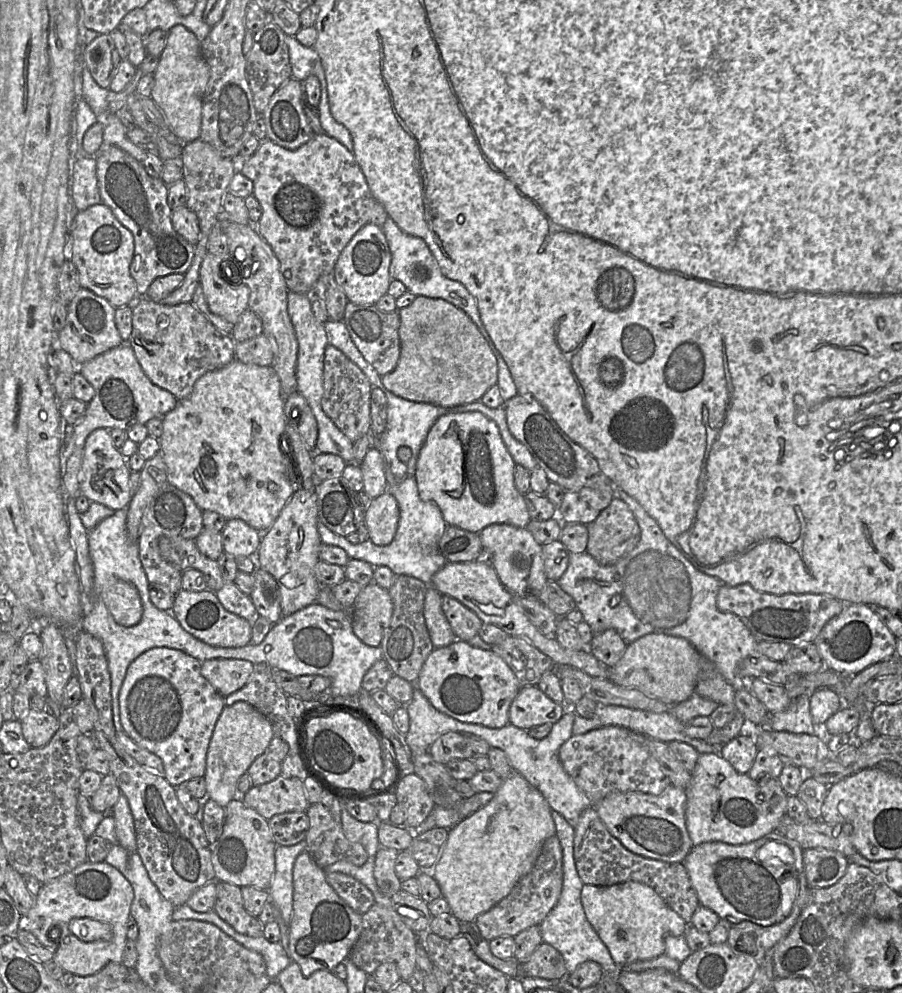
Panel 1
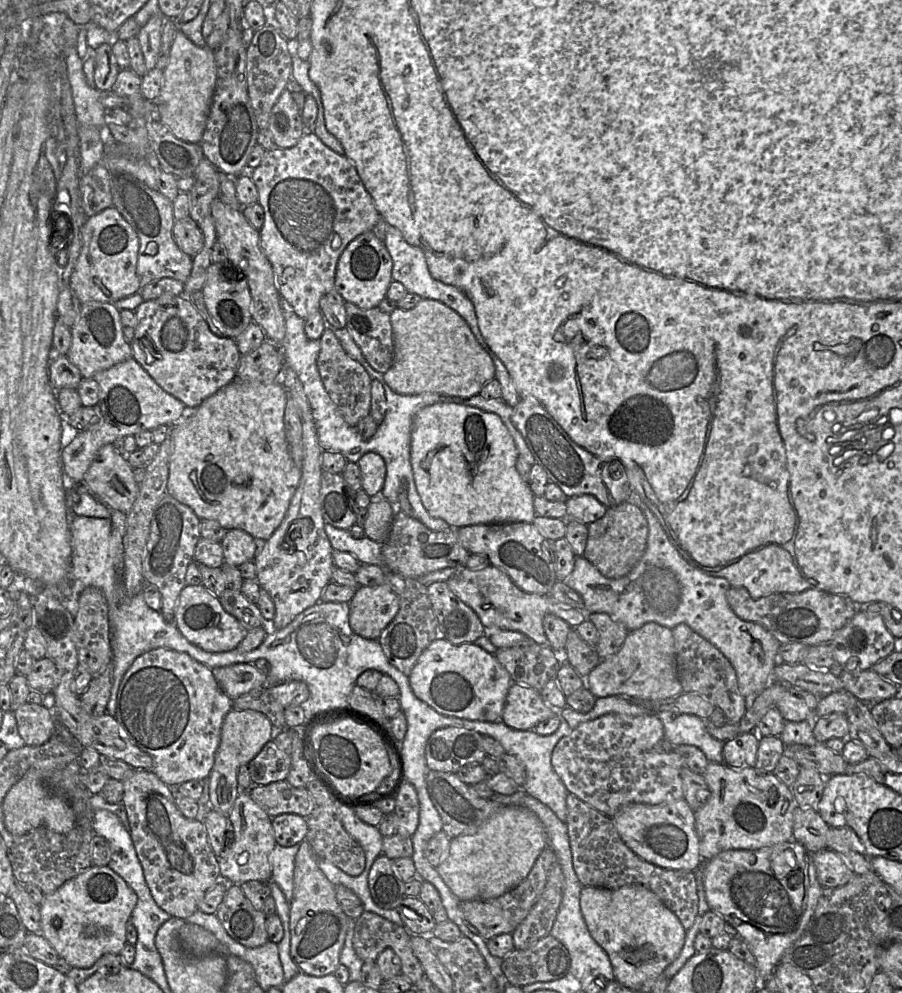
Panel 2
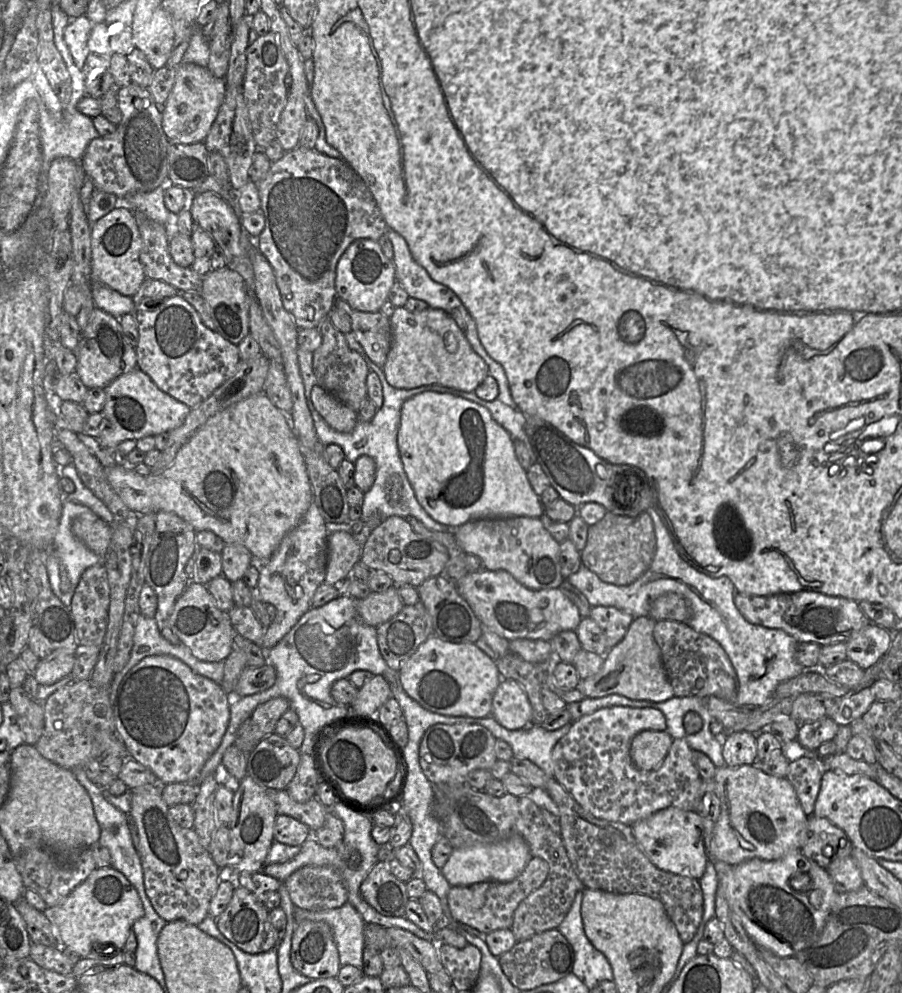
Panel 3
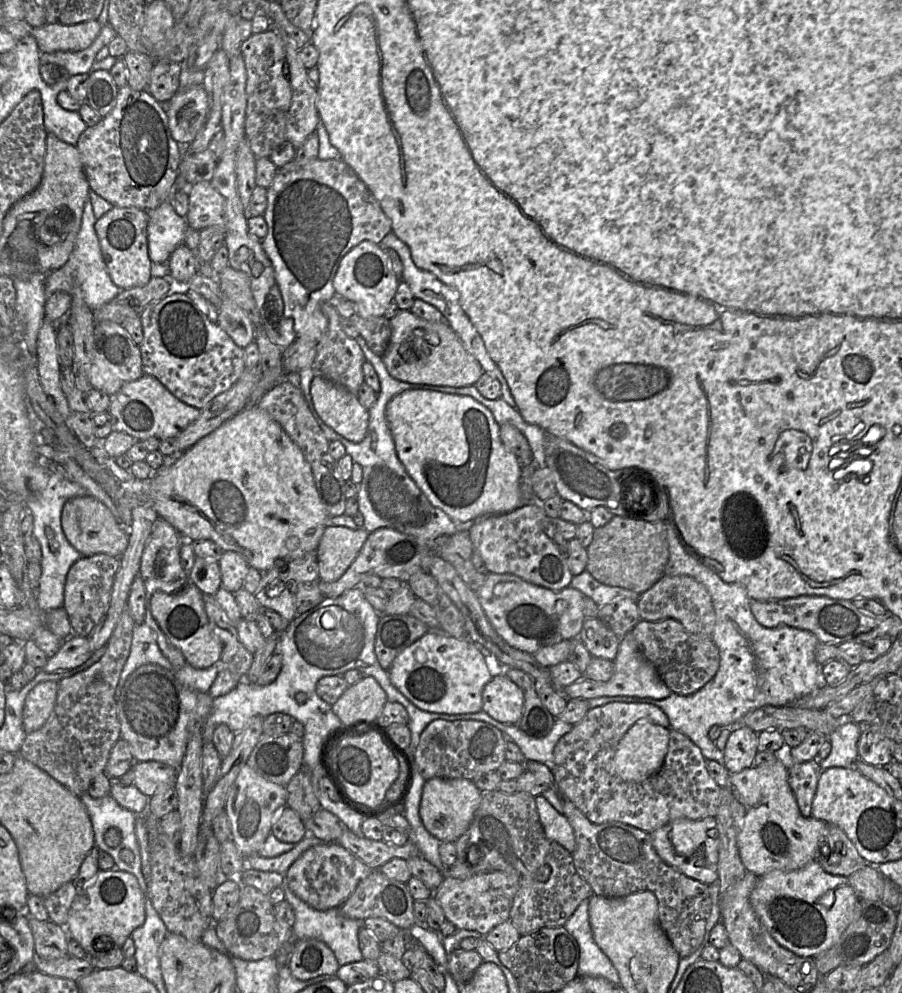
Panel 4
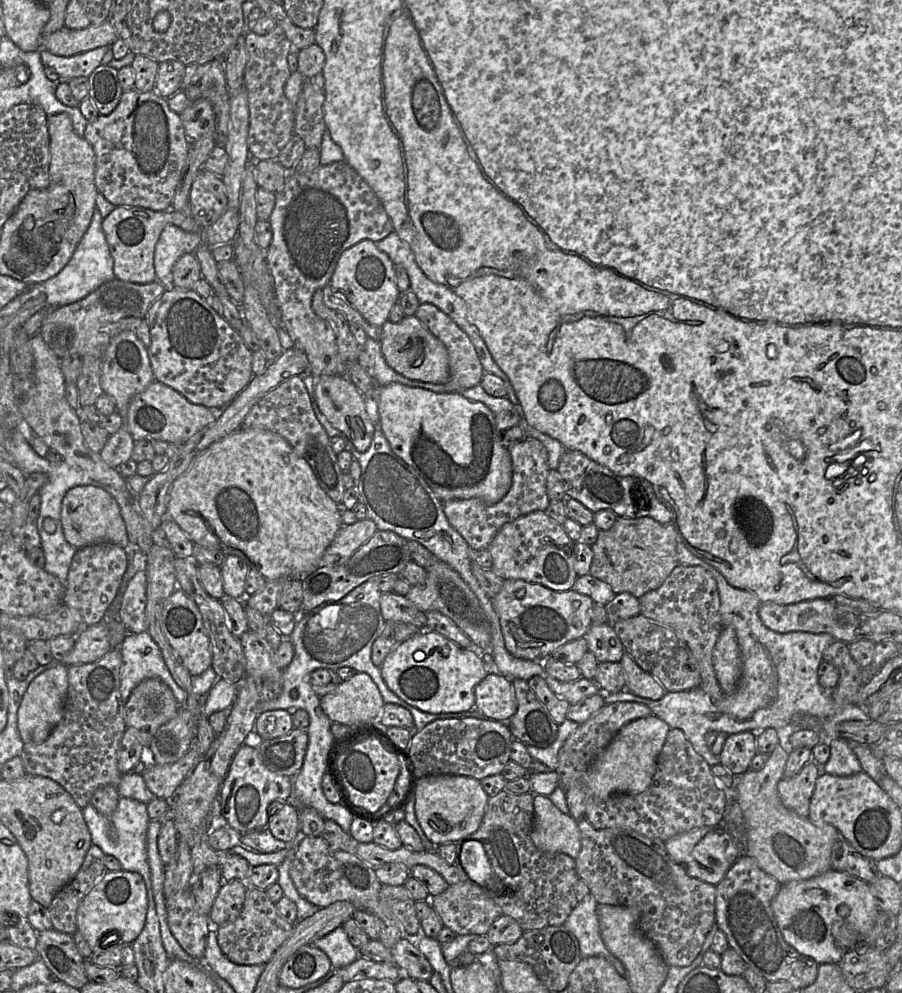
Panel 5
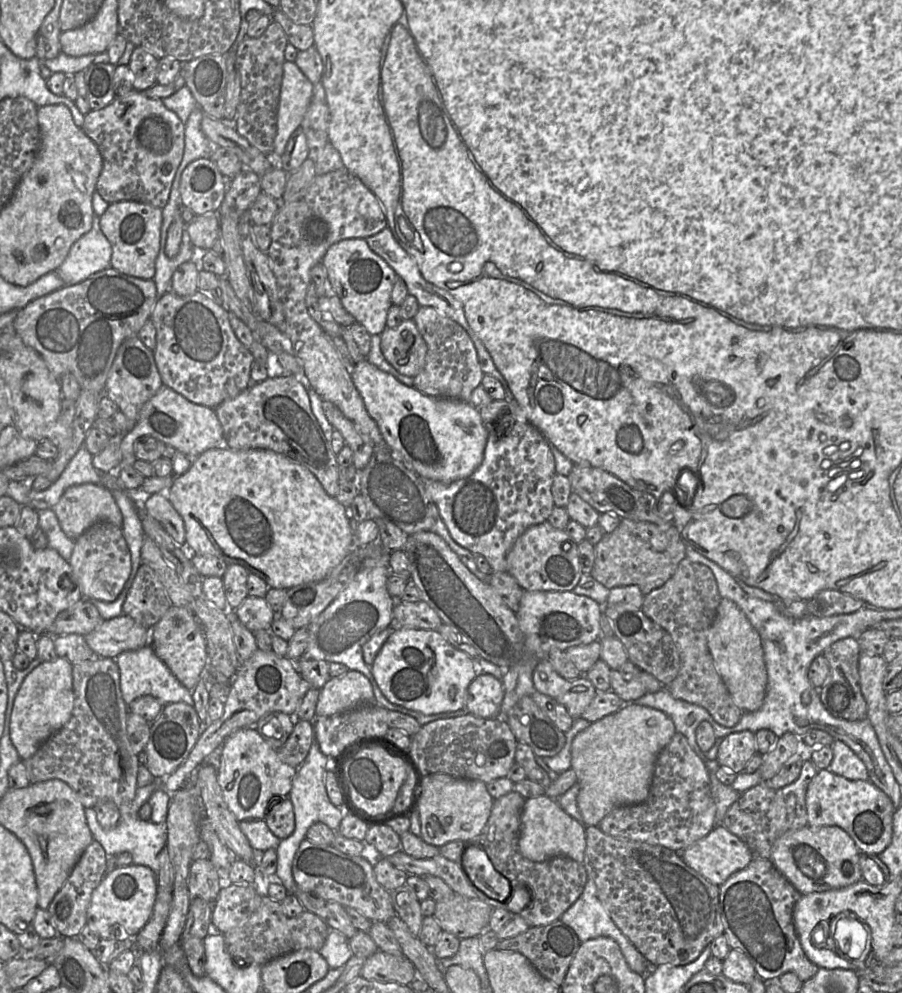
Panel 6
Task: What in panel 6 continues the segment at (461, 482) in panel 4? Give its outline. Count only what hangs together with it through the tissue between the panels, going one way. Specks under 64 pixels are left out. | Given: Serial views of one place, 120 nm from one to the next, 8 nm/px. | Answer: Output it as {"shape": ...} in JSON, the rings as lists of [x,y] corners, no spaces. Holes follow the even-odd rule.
{"shape":[[[363,359],[358,363],[355,363],[351,368],[351,379],[358,390],[362,400],[364,402],[365,408],[369,416],[376,422],[386,445],[388,448],[397,455],[399,459],[402,460],[404,465],[414,471],[422,479],[431,479],[443,483],[451,483],[466,477],[469,477],[482,463],[484,456],[484,449],[487,442],[488,431],[484,424],[482,423],[481,416],[479,414],[479,409],[472,406],[470,403],[466,403],[457,399],[447,399],[441,397],[430,397],[415,387],[408,387],[401,382],[399,382],[394,376],[378,369],[373,364],[369,363],[367,359]]]}

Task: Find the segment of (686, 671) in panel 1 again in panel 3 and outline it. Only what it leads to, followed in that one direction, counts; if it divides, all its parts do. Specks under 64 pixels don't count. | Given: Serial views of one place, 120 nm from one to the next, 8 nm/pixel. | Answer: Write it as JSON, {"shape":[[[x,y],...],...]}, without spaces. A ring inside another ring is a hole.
{"shape":[[[649,616],[634,618],[624,638],[609,649],[604,664],[595,675],[580,679],[576,688],[588,698],[600,698],[618,694],[632,700],[663,702],[674,696],[673,687],[665,672],[661,650],[656,643],[653,630],[656,621]]]}

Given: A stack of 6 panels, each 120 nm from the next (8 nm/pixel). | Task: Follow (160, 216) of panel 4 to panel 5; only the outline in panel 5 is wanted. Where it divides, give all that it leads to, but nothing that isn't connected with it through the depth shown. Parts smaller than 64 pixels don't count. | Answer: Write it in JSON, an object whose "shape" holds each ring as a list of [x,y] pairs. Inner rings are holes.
{"shape":[[[168,224],[161,232],[154,252],[156,280],[171,287],[171,274],[176,261],[186,253],[195,253],[204,242],[203,231],[186,232],[176,225]]]}

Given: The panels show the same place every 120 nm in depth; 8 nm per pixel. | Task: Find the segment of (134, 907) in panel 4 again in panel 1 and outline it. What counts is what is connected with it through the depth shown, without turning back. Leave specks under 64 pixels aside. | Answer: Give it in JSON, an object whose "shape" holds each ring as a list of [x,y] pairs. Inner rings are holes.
{"shape":[[[86,861],[74,870],[41,884],[34,905],[27,916],[23,917],[22,928],[29,930],[44,947],[52,948],[52,961],[64,972],[79,976],[93,975],[110,962],[122,962],[133,899],[133,887],[119,870],[105,861]],[[75,918],[91,918],[110,924],[112,938],[94,942],[81,941],[69,928],[70,922]]]}

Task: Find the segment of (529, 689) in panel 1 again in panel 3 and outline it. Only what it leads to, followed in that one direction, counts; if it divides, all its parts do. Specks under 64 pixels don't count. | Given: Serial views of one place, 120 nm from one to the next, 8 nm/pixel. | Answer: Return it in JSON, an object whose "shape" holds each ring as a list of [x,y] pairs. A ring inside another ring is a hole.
{"shape":[[[505,679],[500,682],[493,695],[490,715],[508,730],[519,730],[531,723],[531,705],[517,681]]]}

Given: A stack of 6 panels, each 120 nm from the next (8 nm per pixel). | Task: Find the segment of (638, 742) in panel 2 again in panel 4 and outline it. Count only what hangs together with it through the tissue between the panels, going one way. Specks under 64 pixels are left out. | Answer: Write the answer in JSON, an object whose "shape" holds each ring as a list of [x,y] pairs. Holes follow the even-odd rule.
{"shape":[[[610,702],[588,710],[584,718],[563,735],[554,748],[552,773],[560,791],[572,801],[592,823],[618,821],[652,833],[678,818],[699,820],[715,817],[720,802],[721,787],[709,775],[706,759],[701,750],[685,734],[670,730],[668,751],[661,769],[641,782],[625,781],[612,773],[612,757],[617,745],[638,720],[651,721],[669,728],[667,715],[657,706],[648,703]]]}

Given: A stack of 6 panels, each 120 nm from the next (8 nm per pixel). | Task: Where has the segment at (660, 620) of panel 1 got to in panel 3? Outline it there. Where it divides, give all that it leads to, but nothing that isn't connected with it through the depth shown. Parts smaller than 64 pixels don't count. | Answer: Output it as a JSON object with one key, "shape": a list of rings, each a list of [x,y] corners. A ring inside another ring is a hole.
{"shape":[[[658,507],[646,510],[652,517],[656,552],[650,567],[633,583],[618,586],[602,581],[584,565],[567,578],[579,589],[592,607],[612,606],[631,614],[634,618],[649,616],[652,602],[666,593],[677,593],[689,603],[692,617],[687,624],[700,633],[716,640],[726,652],[735,670],[738,689],[735,705],[759,707],[773,697],[777,685],[804,671],[795,658],[797,645],[792,636],[780,629],[767,628],[748,622],[739,612],[734,596],[736,589],[726,576],[710,577],[689,565],[679,554],[674,538]]]}

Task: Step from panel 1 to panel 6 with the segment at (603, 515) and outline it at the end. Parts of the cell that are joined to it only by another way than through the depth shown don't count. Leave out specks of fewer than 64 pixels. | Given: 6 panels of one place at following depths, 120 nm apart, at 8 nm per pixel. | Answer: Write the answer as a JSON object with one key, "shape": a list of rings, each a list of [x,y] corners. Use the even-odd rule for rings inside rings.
{"shape":[[[622,518],[618,527],[611,533],[605,533],[595,545],[595,556],[590,575],[598,582],[608,589],[637,585],[646,596],[673,576],[679,563],[686,557],[686,546],[674,525],[660,526]]]}

